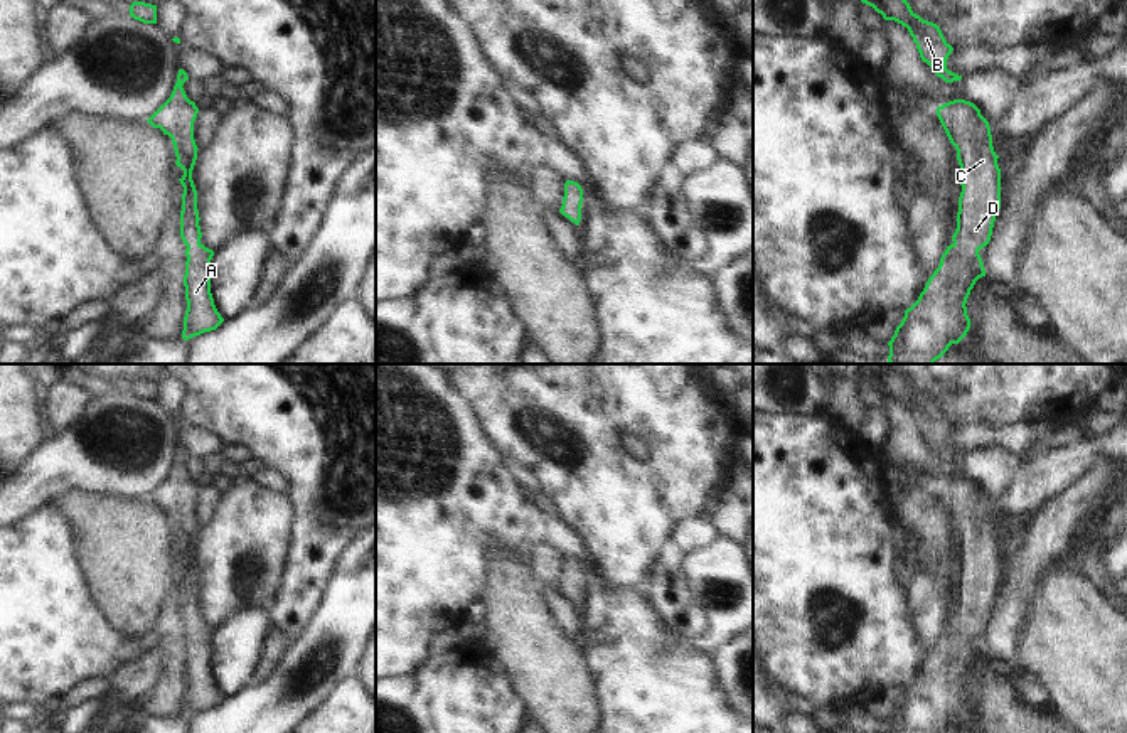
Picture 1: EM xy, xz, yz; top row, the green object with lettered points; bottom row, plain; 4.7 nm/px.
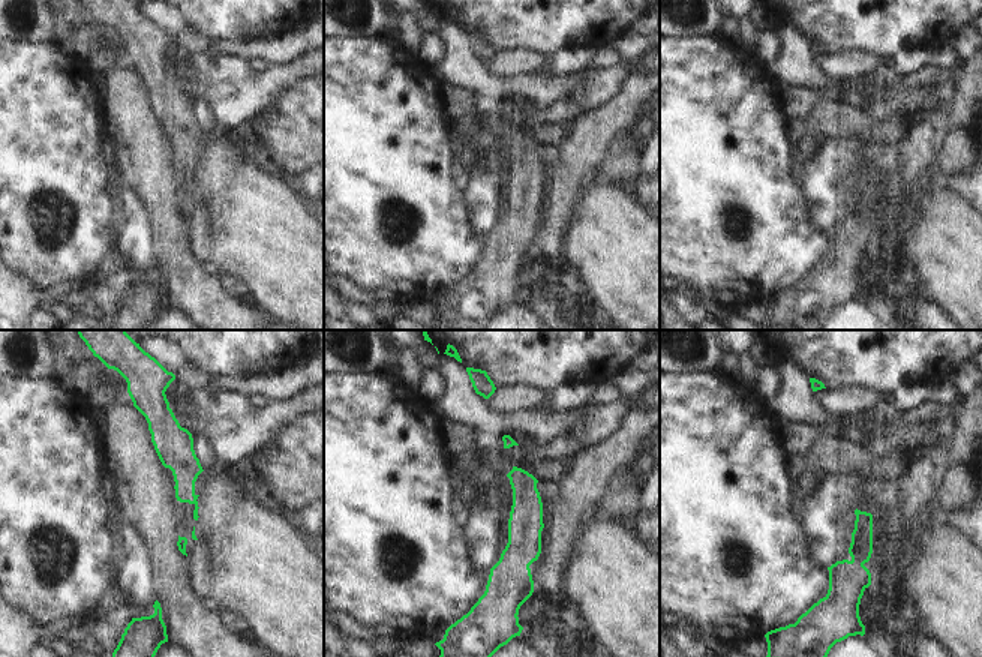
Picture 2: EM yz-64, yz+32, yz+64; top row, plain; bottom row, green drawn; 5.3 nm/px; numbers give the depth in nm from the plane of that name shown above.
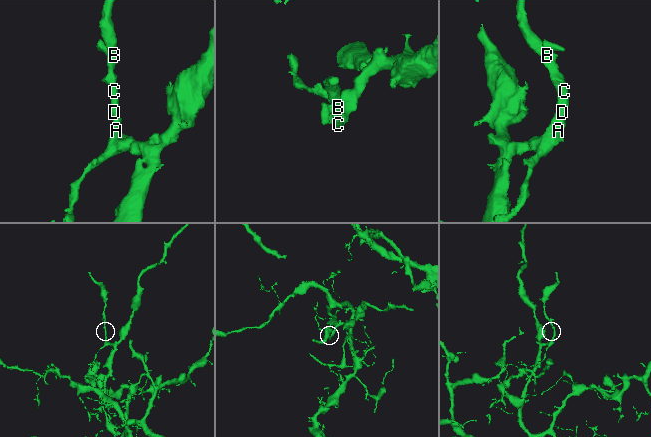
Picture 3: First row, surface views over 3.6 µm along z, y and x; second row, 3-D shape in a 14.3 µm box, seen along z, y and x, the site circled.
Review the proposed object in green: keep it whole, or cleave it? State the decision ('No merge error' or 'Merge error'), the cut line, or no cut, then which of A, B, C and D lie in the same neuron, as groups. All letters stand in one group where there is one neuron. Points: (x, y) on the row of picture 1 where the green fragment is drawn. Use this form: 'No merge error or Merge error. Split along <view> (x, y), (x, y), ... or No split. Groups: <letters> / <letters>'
No merge error. No split. Groups: A B C D

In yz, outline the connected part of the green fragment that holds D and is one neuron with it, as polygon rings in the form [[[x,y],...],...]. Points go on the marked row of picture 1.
[[[965,99],[938,106],[937,116],[960,165],[957,229],[938,268],[888,342],[889,364],[933,364],[967,335],[965,303],[975,281],[985,276],[979,251],[989,244],[1001,209],[999,155],[989,121]]]

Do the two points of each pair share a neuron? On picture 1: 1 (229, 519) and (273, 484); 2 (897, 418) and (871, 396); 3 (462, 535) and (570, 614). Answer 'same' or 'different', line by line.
1: different
2: different
3: different

